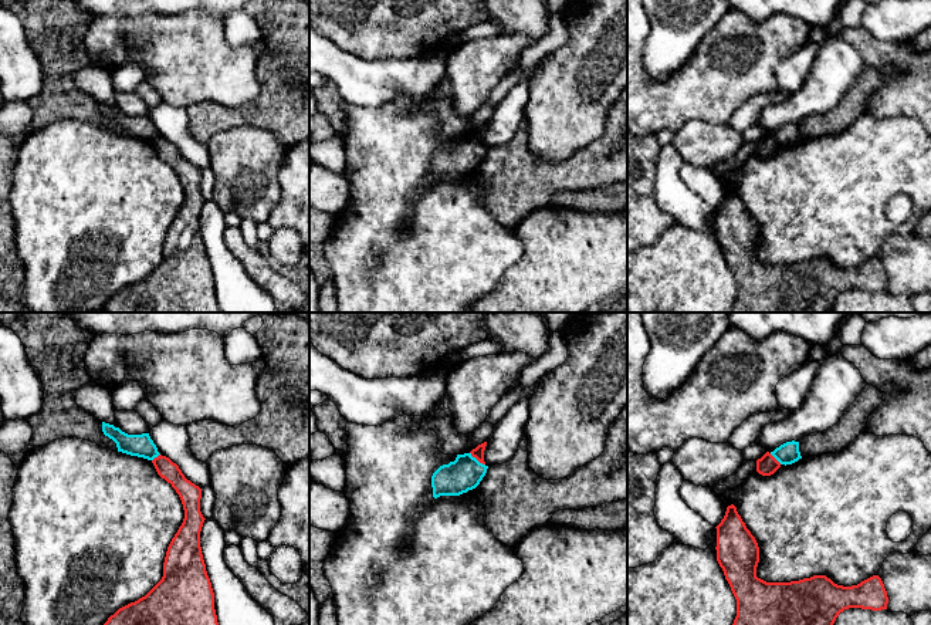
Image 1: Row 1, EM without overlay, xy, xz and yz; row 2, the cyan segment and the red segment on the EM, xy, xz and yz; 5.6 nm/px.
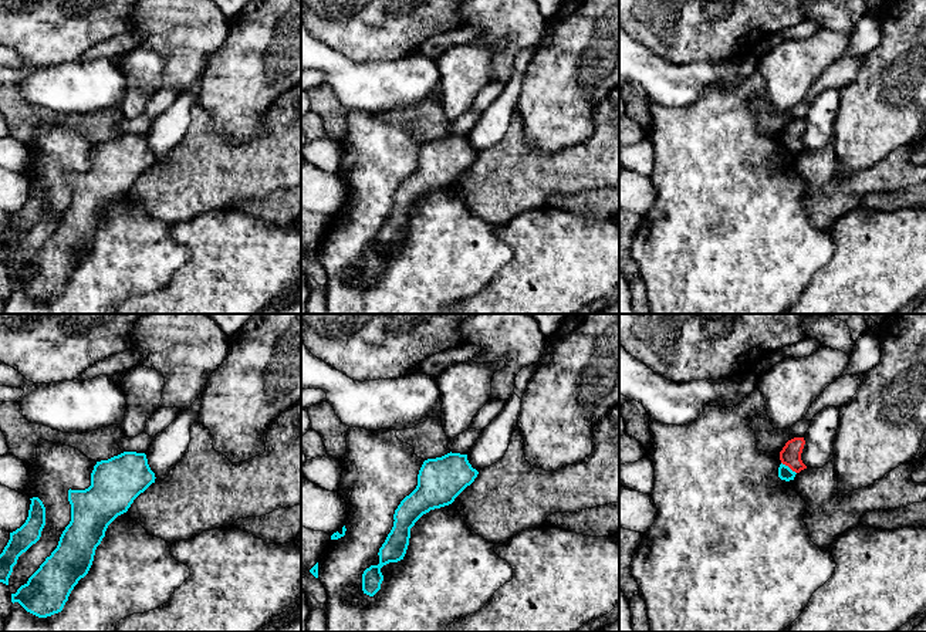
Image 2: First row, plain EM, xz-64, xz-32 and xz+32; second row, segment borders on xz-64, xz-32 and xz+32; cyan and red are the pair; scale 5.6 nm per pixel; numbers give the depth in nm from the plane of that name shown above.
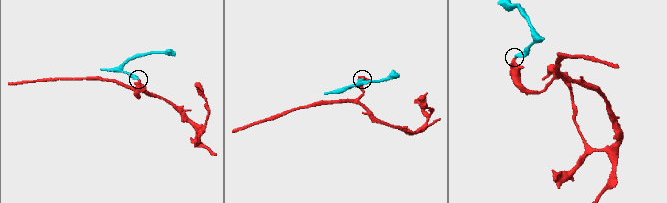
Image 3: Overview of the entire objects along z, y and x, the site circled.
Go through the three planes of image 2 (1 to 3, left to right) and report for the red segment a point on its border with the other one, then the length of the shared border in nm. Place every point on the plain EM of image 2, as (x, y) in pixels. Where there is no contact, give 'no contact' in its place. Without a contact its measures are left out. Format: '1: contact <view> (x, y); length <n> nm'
1: no contact
2: no contact
3: contact xz+32 (787, 148); length 110 nm

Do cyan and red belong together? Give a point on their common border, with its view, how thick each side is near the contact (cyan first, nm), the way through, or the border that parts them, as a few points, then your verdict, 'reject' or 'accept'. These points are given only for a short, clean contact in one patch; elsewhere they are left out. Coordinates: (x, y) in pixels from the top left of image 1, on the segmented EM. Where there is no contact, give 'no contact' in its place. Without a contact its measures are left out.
meets cyan in xz at (476, 459); 190 nm thick on the cyan side, 60 nm on the other; border along xz (470, 452), (484, 465); reject

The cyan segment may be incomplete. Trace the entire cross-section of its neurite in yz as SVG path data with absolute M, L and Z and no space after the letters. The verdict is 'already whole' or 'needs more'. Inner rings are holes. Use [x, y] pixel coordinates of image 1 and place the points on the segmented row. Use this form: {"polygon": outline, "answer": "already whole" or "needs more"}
{"polygon": "M786 442L776 447L771 455L781 463L781 464L792 464L802 459L799 452L799 442Z", "answer": "already whole"}

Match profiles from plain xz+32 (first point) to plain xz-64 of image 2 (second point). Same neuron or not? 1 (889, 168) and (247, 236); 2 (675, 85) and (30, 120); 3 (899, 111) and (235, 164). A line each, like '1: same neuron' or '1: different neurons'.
1: different neurons
2: different neurons
3: different neurons

